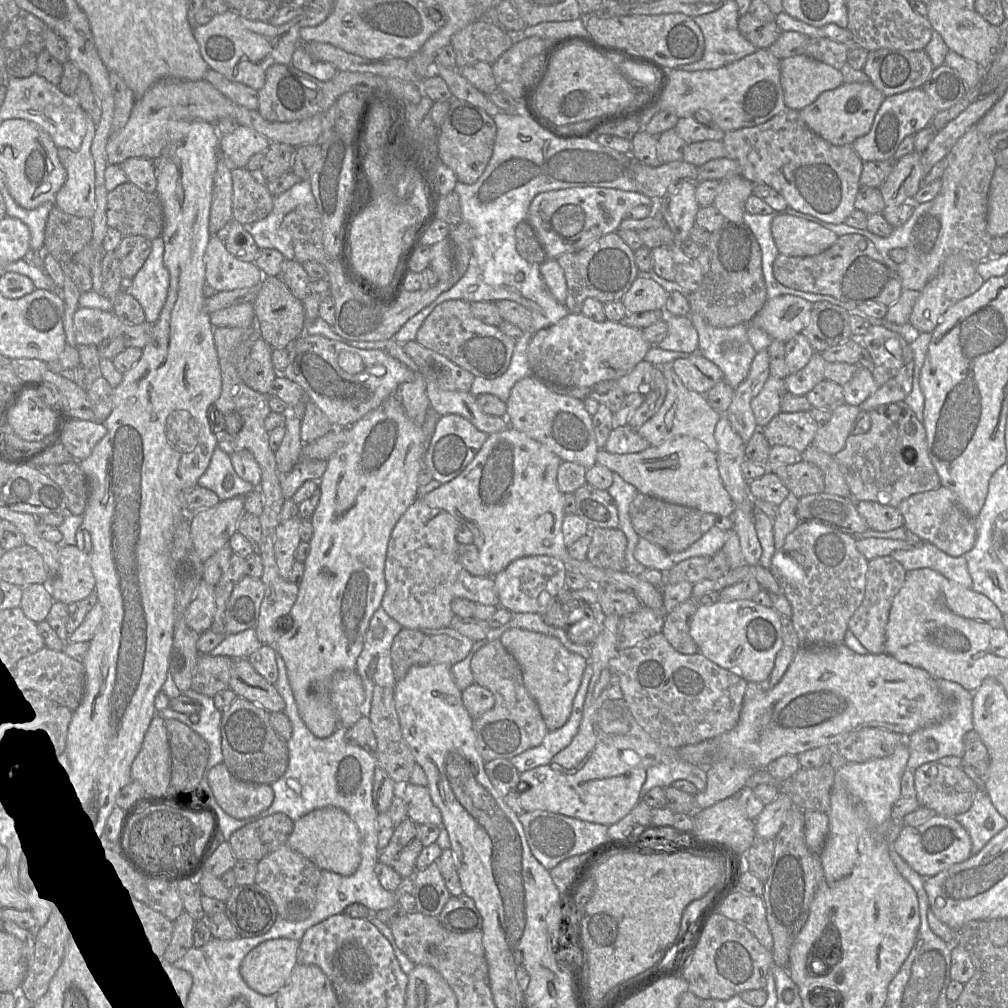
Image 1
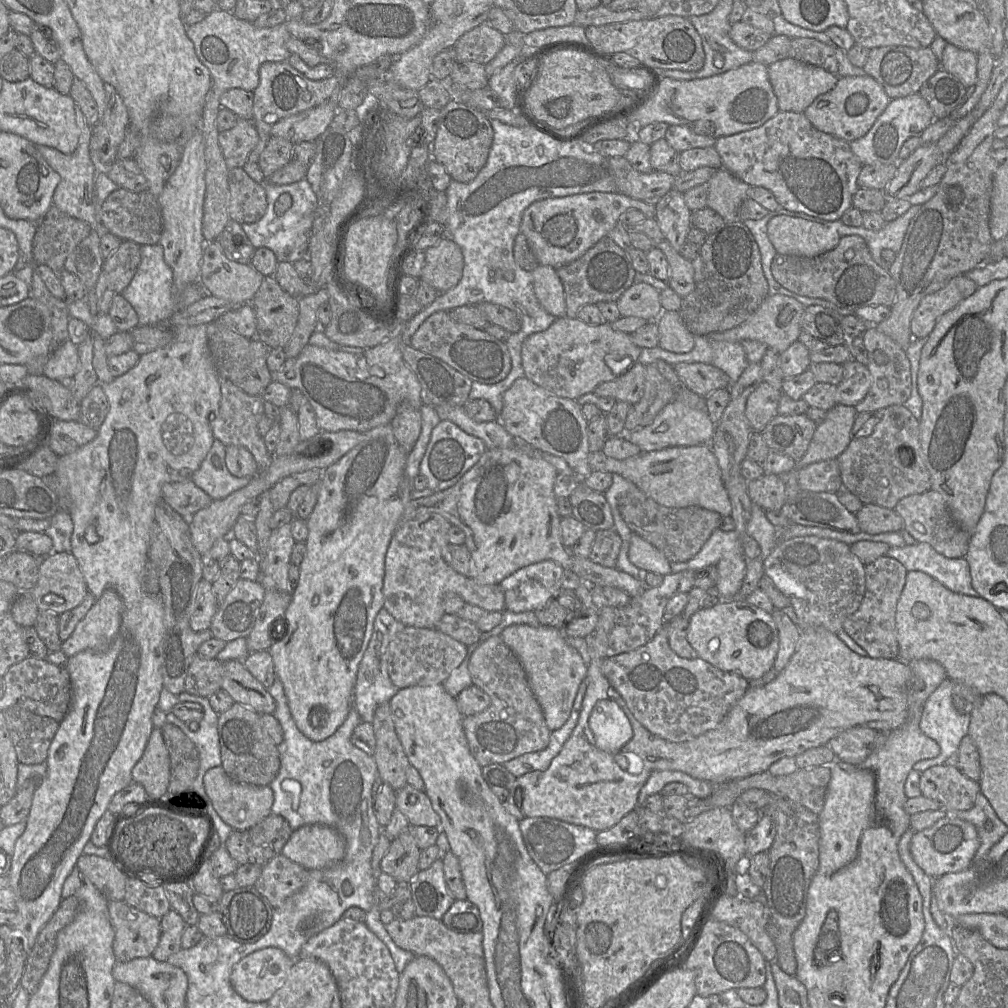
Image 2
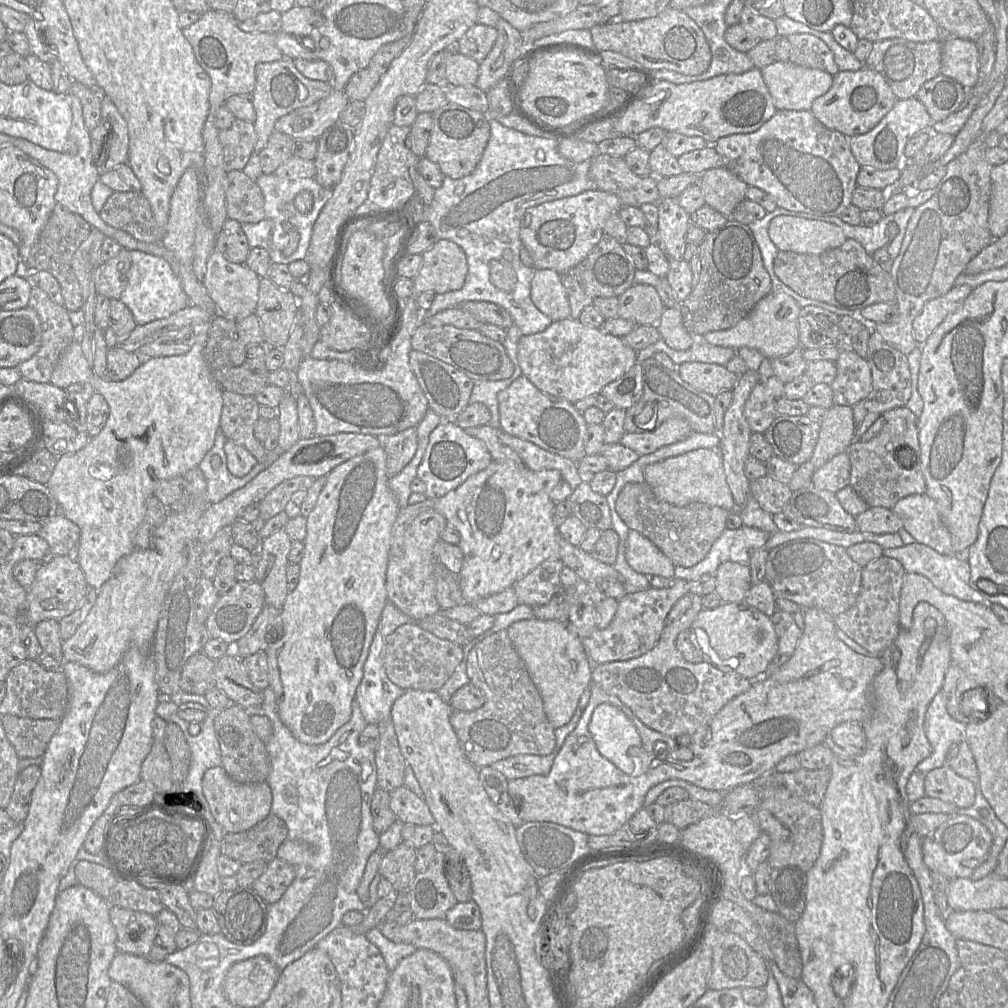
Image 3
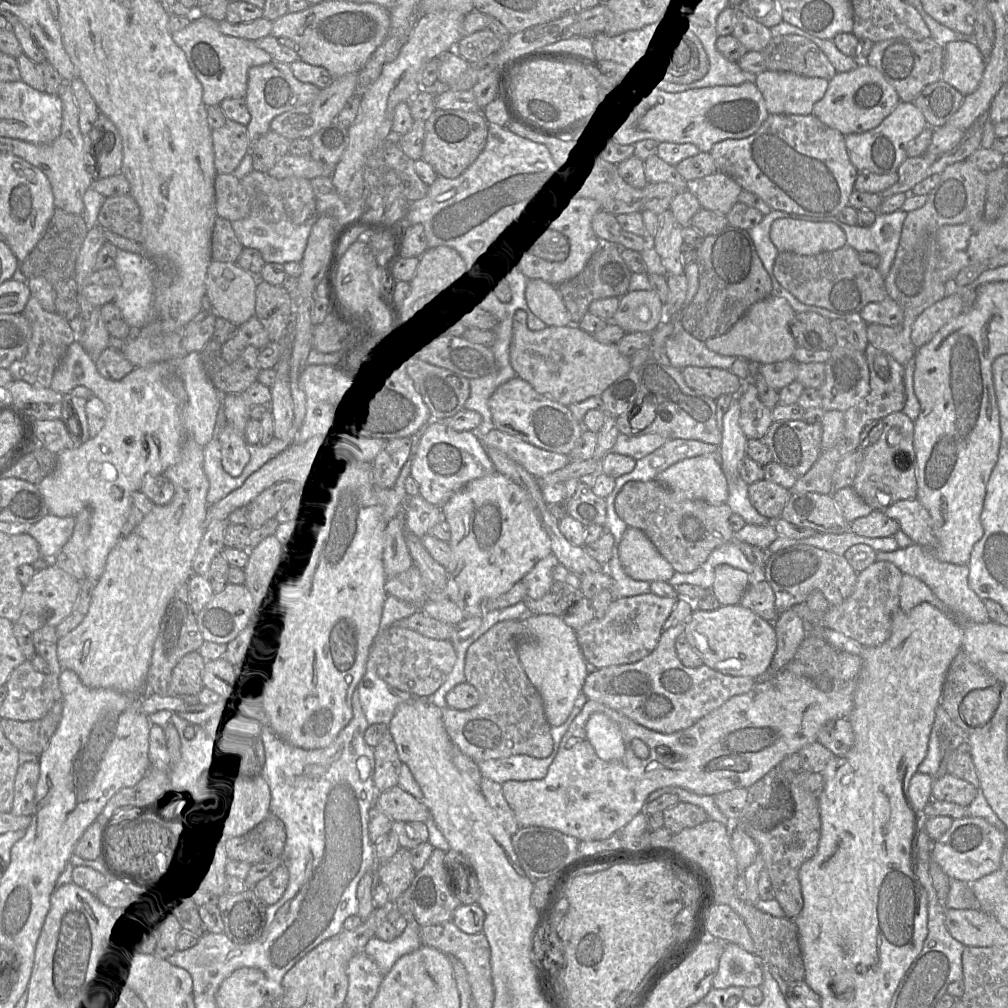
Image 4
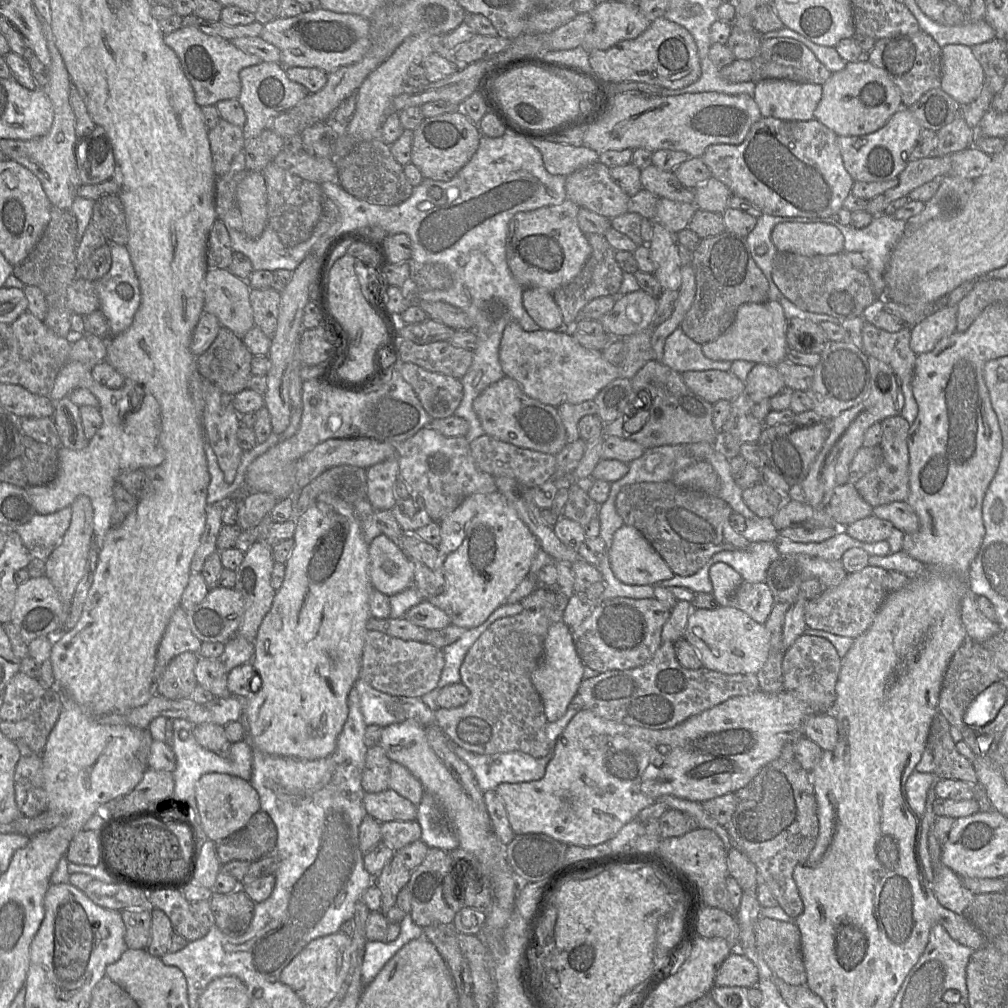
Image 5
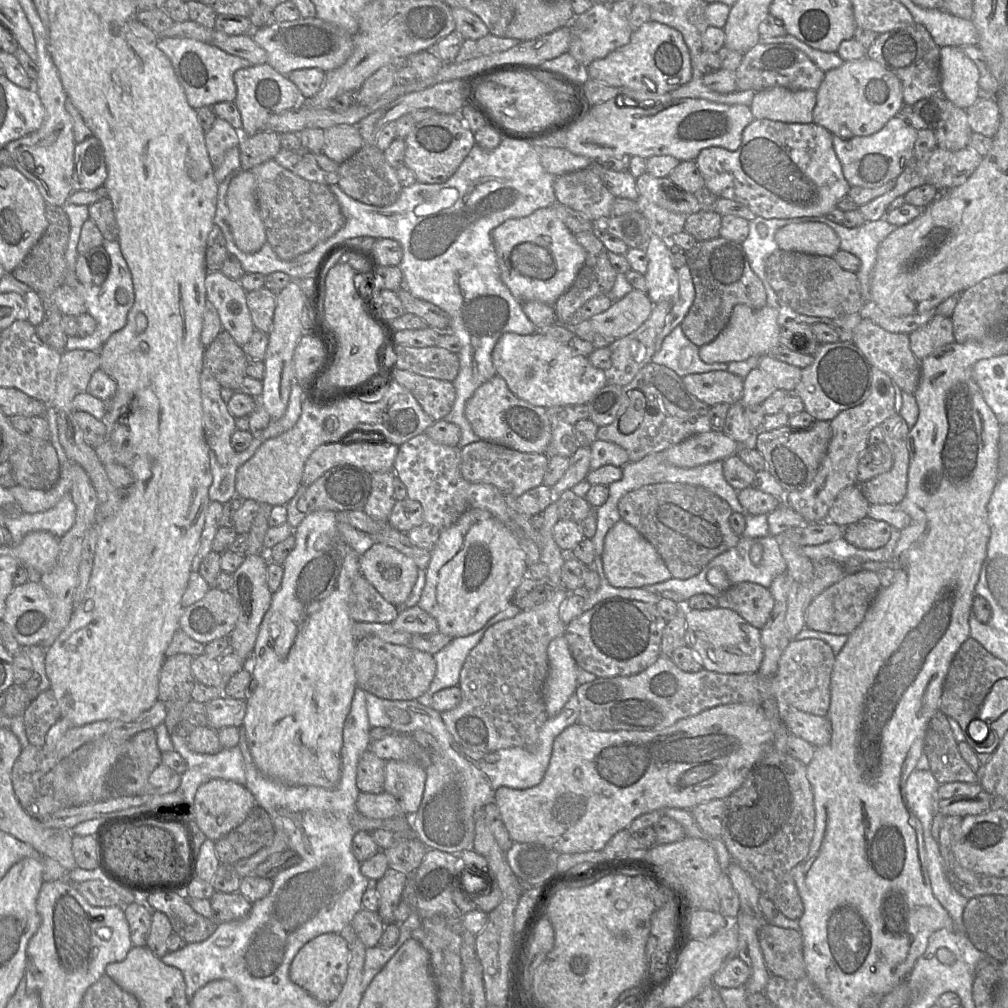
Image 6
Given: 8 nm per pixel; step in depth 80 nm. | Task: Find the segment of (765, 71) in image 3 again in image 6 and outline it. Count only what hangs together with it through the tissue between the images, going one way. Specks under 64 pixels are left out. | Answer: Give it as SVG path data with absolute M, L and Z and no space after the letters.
M772 87L756 92L750 105L755 119L784 123L812 123L816 91Z

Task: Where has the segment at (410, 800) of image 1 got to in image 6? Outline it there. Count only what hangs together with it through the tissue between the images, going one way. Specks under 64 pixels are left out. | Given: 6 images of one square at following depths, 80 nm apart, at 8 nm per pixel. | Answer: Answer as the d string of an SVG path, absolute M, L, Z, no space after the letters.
M385 791L379 794L360 792L356 801L356 810L370 819L390 819L406 816L398 800Z

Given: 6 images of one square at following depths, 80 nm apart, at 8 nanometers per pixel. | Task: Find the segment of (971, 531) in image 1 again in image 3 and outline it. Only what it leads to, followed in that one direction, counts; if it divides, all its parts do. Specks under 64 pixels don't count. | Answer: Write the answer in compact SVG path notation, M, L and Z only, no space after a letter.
M914 494L900 499L891 511L897 515L905 529L917 543L927 545L943 555L954 555L951 536L939 515L936 503L927 494Z

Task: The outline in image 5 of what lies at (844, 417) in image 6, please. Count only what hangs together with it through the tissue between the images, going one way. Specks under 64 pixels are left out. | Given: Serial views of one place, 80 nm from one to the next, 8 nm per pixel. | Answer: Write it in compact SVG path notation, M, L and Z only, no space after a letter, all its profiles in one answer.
M868 356L870 368L870 389L866 398L855 406L842 411L829 422L830 434L821 451L812 464L806 478L790 487L786 500L795 500L812 506L815 509L824 509L828 506L834 489L848 483L849 467L856 452L863 447L866 430L876 422L901 415L904 407L904 394L901 380L893 369L885 362Z

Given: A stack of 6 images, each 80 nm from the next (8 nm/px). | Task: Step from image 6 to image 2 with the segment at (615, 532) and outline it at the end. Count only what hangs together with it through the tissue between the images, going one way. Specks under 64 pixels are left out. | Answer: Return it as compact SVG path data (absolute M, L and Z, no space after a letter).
M632 532L628 558L639 569L662 576L672 573L671 562L652 544Z

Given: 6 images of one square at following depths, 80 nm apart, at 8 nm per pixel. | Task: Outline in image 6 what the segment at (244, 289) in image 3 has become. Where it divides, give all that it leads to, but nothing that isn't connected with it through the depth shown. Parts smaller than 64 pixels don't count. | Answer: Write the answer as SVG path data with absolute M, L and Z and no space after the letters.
M221 271L207 273L205 288L207 300L218 311L222 328L244 347L255 330L246 302L247 292L239 281L226 277Z

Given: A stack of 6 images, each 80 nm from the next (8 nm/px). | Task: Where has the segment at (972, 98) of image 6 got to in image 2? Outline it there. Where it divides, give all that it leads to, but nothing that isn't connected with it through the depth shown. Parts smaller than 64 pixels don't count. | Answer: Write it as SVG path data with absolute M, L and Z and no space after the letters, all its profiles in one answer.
M947 43L940 67L956 76L961 83L969 88L977 81L977 54Z

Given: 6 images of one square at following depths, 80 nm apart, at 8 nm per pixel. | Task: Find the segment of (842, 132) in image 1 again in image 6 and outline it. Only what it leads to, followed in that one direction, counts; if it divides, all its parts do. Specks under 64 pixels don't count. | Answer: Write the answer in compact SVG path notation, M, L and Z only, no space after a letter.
M865 56L859 60L844 61L841 66L825 72L824 79L816 90L813 122L819 123L835 136L840 136L841 128L846 127L852 135L866 137L880 131L891 118L899 114L903 105L903 86L900 79L880 63Z

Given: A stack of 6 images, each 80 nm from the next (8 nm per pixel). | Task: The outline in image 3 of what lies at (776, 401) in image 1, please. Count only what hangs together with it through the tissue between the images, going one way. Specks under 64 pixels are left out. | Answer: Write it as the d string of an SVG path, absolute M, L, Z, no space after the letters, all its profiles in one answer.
M757 383L744 405L744 417L752 432L764 433L777 417L776 398Z

